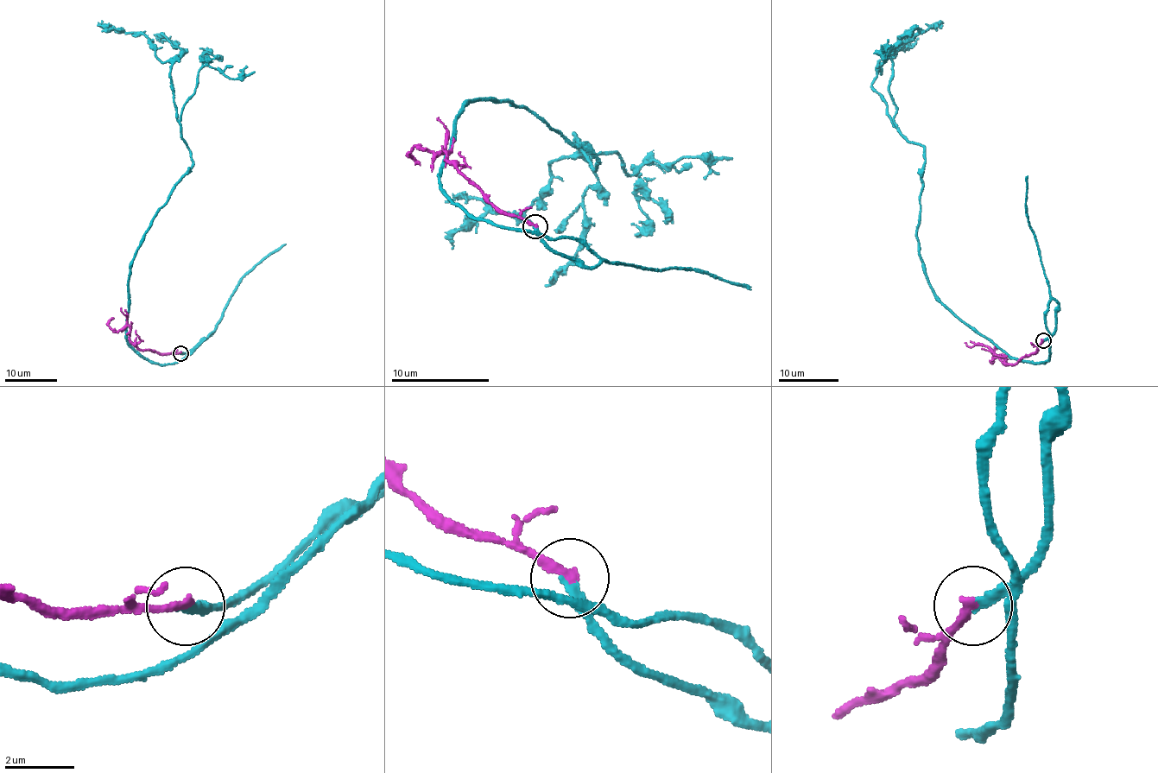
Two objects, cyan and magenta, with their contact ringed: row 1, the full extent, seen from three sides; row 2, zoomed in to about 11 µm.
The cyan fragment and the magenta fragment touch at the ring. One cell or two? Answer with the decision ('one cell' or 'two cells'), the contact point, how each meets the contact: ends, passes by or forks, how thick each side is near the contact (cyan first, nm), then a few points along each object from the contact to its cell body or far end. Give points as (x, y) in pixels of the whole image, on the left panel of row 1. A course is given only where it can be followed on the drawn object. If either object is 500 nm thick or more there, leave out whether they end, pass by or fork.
one cell; place (180, 353); cyan ends; magenta ends; calibres 200 and 240 nm; course cyan (180, 352), (152, 363), (125, 330), (129, 269), (192, 162), (172, 63), (144, 35), (101, 21); course magenta (180, 352), (164, 353), (137, 348), (129, 338), (129, 326), (118, 330), (111, 328), (108, 321), (113, 318)

